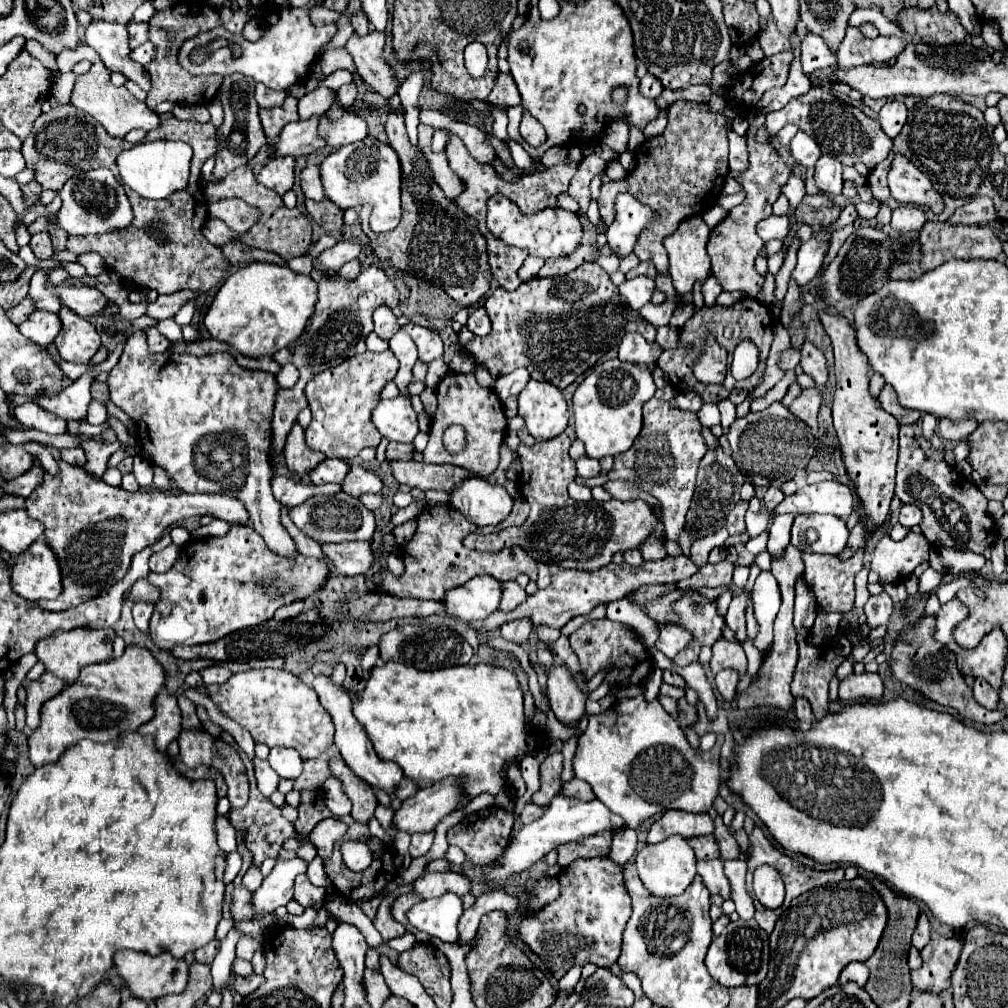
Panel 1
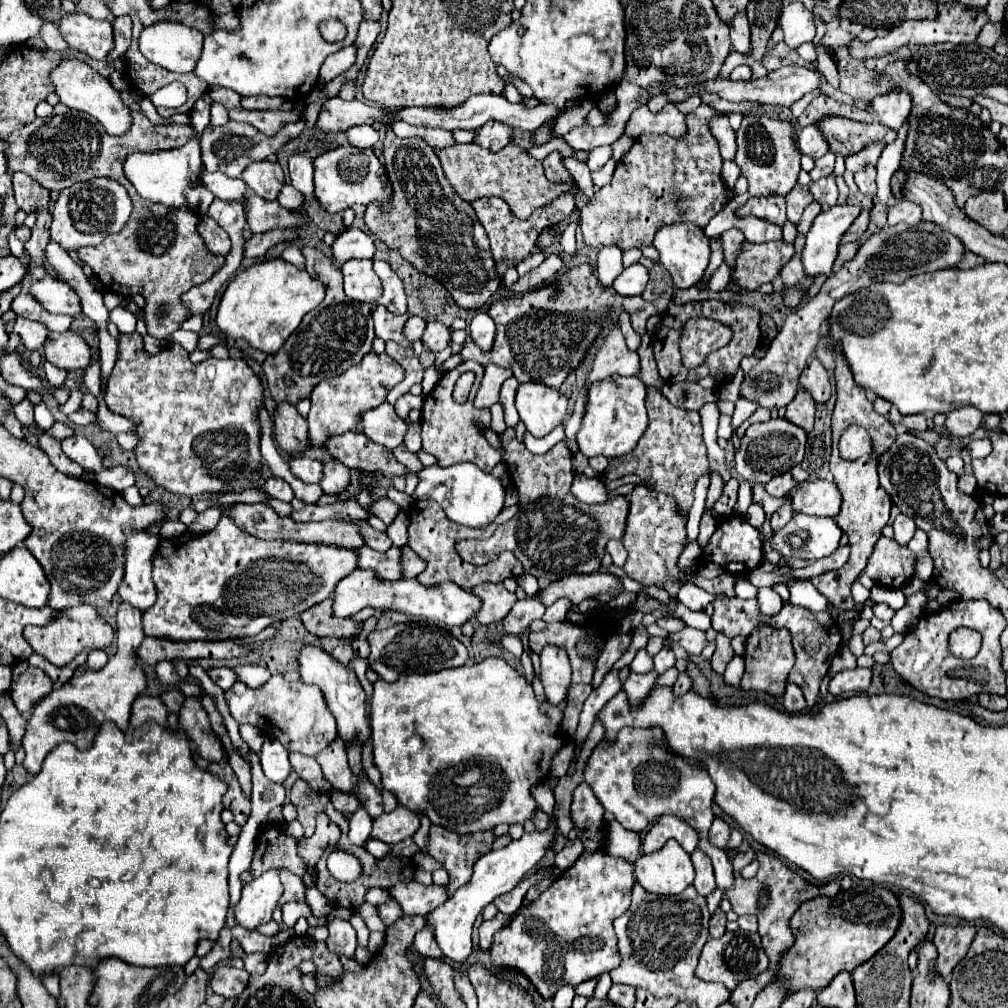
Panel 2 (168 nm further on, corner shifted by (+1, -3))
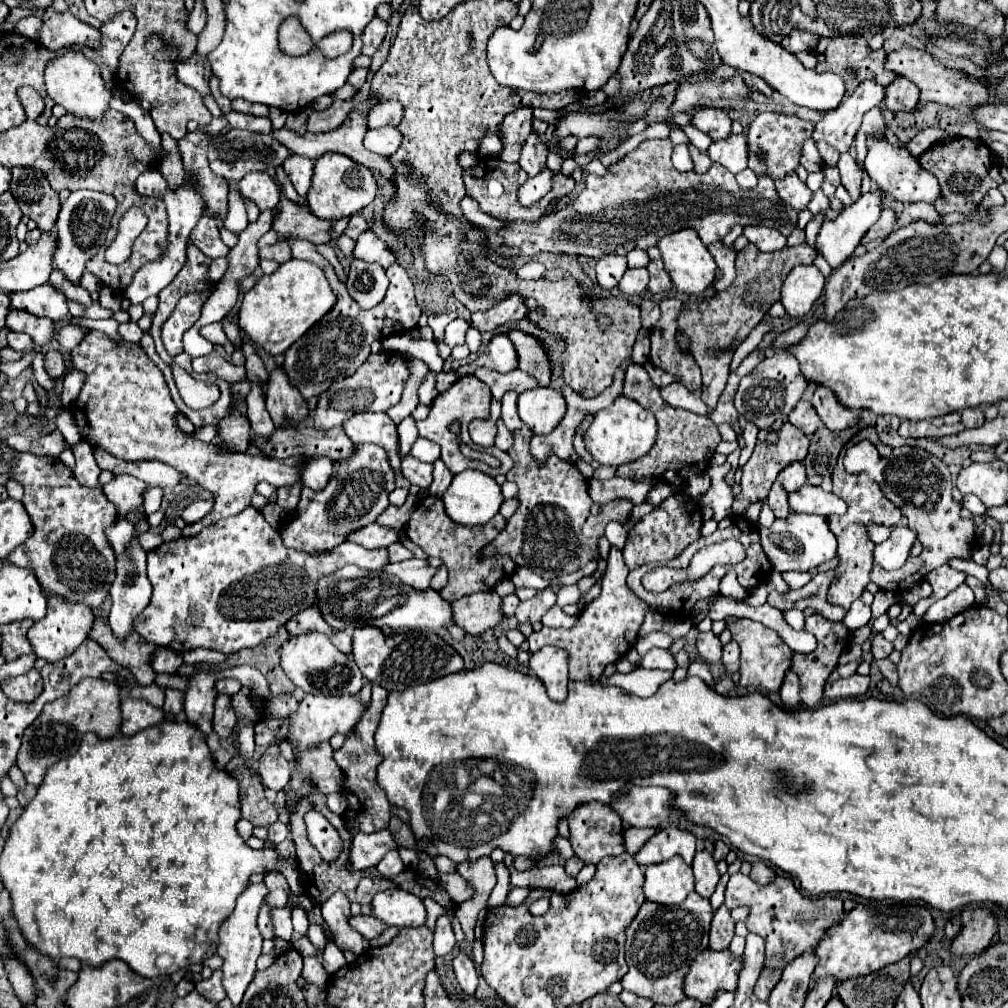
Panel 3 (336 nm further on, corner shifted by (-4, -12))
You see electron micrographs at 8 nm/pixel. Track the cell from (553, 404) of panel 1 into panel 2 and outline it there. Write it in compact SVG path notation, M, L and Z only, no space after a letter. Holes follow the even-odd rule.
M529 382L517 388L515 406L527 430L535 438L541 438L565 420L567 398L555 388Z

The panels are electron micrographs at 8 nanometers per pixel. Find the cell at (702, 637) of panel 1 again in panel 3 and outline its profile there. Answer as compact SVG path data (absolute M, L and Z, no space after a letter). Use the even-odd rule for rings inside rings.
M650 649L646 657L642 659L644 669L662 669L662 671L674 671L676 669L676 659L670 651L666 649Z

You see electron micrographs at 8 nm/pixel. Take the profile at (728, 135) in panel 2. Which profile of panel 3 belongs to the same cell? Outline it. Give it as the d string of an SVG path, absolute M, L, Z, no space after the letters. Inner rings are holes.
M702 109L694 113L692 125L710 135L712 141L726 139L732 133L732 119L724 109Z

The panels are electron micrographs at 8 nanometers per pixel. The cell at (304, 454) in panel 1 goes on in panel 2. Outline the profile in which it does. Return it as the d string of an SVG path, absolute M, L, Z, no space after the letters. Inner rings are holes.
M289 402L277 404L273 412L275 442L289 456L307 450L307 420Z

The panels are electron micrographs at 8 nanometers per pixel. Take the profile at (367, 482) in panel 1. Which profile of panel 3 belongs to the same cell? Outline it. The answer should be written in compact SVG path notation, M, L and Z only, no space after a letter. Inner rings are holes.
M314 457L314 459L308 459L302 467L300 467L300 473L302 473L302 483L314 491L322 491L328 481L330 481L330 475L332 475L332 461L326 459L326 457Z

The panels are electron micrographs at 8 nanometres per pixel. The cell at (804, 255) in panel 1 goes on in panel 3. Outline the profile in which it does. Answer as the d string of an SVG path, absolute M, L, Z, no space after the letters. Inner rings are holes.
M876 189L864 193L858 201L854 201L850 207L842 209L840 215L834 219L834 221L824 221L822 223L822 229L818 233L818 239L816 239L816 247L818 247L818 253L828 261L828 265L832 269L840 267L852 253L854 249L860 245L860 239L864 237L864 233L876 223L876 219L880 217L880 211L882 211L882 205L880 205L880 195L876 193Z

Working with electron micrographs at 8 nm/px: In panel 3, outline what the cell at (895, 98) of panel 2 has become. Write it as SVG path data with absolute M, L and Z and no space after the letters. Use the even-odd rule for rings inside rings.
M898 77L898 81L892 81L892 85L886 87L884 105L892 113L912 111L918 103L918 95L920 91L912 81L908 81L906 77Z

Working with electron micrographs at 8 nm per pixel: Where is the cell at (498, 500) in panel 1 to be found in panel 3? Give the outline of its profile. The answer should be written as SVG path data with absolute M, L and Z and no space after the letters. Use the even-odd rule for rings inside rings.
M462 471L454 475L442 495L448 517L458 525L486 525L504 503L500 485L482 471Z

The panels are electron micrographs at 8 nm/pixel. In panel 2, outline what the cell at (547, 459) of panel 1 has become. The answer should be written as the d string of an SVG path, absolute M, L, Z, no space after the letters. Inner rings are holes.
M507 428L501 436L503 462L519 494L519 512L509 522L501 524L487 540L459 540L459 556L475 566L495 560L503 550L511 550L523 564L527 574L555 582L569 574L589 574L601 568L601 556L607 540L621 538L629 504L625 496L609 500L609 504L589 506L571 494L575 473L571 466L573 454L563 442L557 442L547 454L531 454L517 438L515 428Z

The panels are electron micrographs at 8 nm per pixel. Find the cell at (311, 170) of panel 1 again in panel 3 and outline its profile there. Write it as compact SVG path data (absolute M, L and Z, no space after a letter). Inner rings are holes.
M292 155L290 159L286 159L286 163L282 165L284 171L288 173L288 177L292 179L298 195L306 195L310 189L310 181L312 181L312 169L314 163L302 155Z

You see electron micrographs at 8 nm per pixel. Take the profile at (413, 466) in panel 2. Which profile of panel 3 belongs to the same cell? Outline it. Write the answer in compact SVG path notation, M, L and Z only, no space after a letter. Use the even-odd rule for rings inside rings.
M410 455L402 459L402 475L412 483L418 485L420 489L428 489L432 483L432 465L422 463Z

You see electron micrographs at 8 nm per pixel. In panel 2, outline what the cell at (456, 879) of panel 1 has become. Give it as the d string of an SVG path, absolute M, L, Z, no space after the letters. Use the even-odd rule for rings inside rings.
M397 882L387 888L389 896L397 900L405 916L427 916L433 908L441 906L447 900L445 886L421 886L419 882Z

